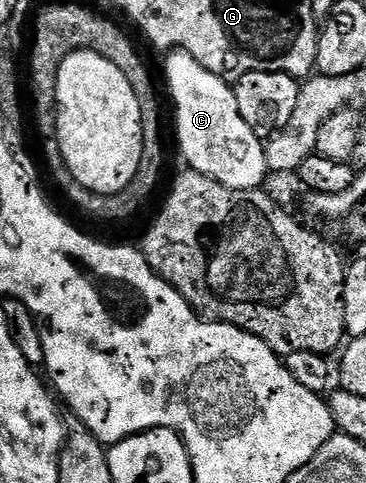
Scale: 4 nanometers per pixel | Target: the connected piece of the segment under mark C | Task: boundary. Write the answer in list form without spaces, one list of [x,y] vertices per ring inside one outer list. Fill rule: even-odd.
[[[180,50],[168,53],[165,80],[177,107],[177,140],[192,171],[210,176],[225,188],[251,190],[264,185],[269,167],[265,161],[262,137],[239,114],[237,93],[221,77],[211,74],[191,54]]]

